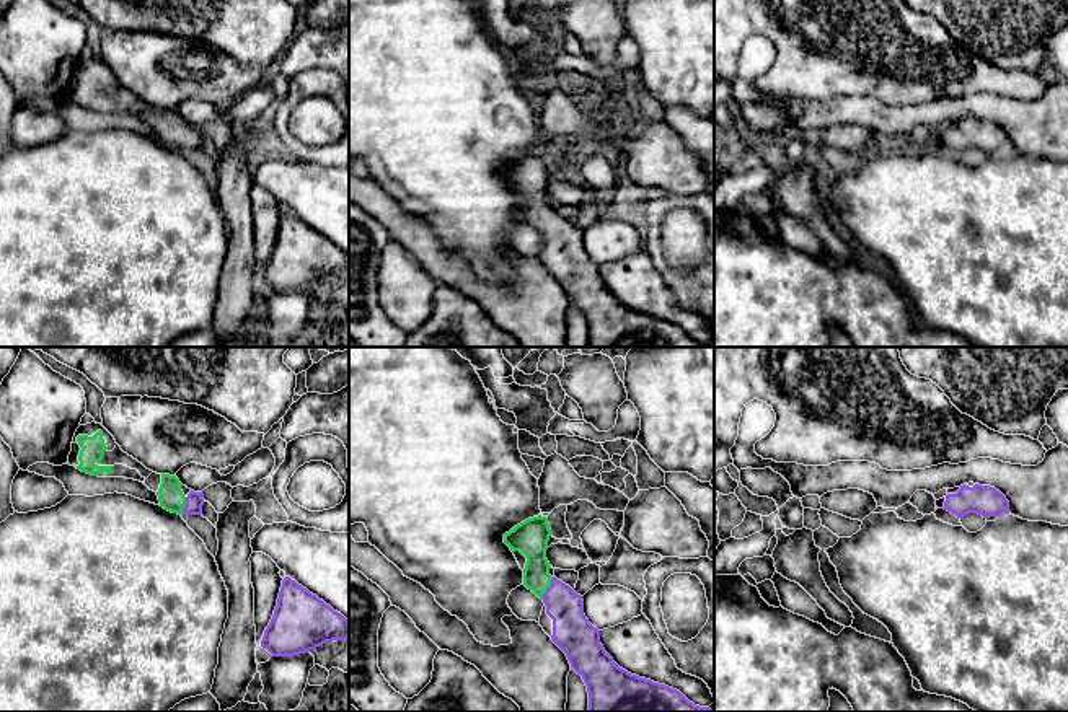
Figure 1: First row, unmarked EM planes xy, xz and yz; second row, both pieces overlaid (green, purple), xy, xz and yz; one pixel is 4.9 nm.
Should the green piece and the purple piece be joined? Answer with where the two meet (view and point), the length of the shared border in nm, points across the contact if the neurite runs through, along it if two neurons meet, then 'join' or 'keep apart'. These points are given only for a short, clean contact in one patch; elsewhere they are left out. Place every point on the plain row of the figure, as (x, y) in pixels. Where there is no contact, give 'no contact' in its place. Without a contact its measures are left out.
xz (548, 222) | 130 nm | across xz (532, 175), (537, 210), (548, 222), (566, 243), (571, 264) | join

